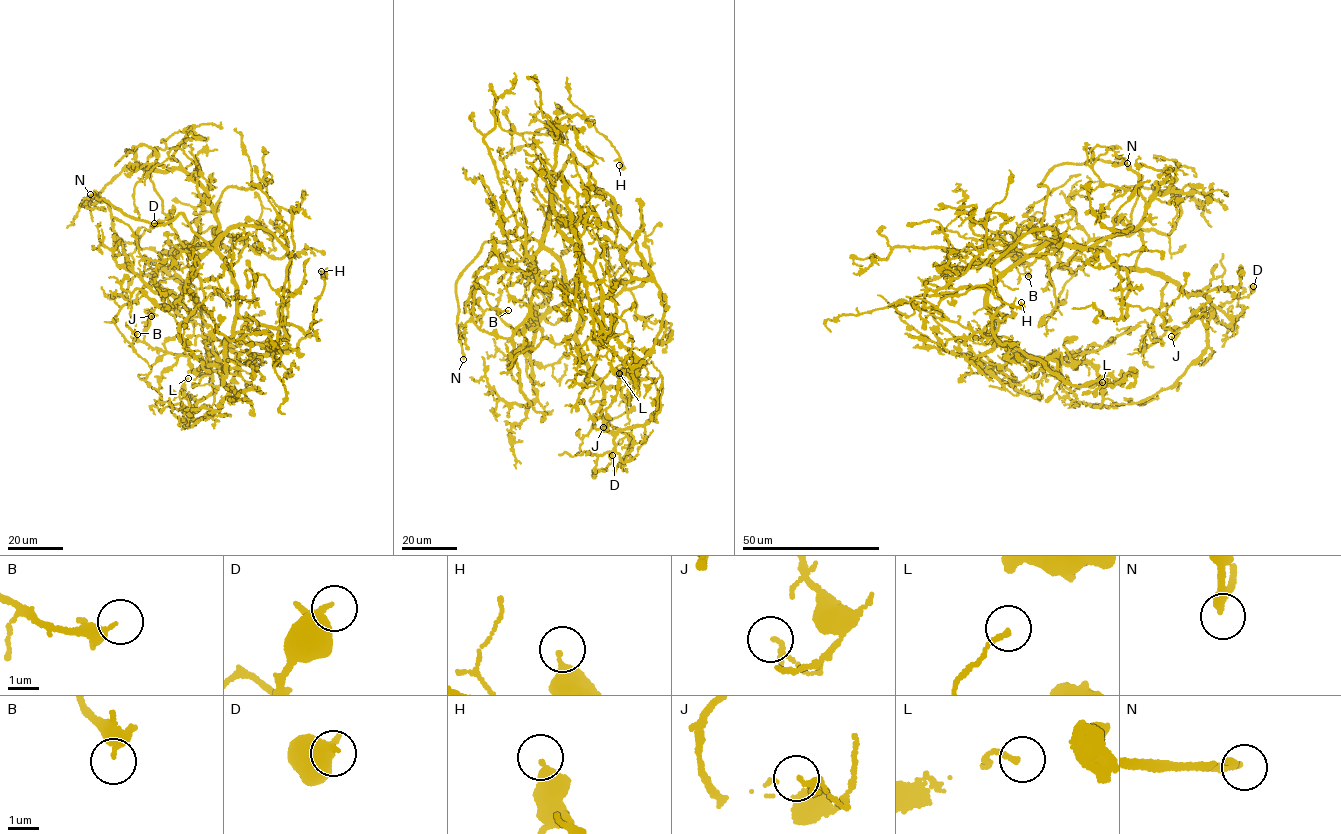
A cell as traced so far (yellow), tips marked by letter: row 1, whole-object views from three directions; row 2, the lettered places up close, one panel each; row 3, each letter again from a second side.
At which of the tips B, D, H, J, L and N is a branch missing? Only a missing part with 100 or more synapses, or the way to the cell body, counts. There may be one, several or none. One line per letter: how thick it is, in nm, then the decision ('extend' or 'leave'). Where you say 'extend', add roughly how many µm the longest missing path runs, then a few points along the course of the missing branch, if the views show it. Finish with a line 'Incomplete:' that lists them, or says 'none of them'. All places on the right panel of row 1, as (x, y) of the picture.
B: calibre 220 nm; leave
D: calibre 440 nm; leave
H: calibre 280 nm; leave
J: calibre 180 nm; leave
L: calibre 140 nm; leave
N: calibre 200 nm; extend; missing 110 µm; course (1127, 163), (1168, 167), (1185, 180), (1217, 188), (1228, 204), (1288, 200), (1301, 213), (1314, 209), (1322, 194)
Incomplete: N

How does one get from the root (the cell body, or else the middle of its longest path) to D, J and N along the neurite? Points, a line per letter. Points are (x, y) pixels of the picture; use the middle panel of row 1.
D: (543, 236), (579, 299), (577, 346), (615, 436), (594, 472), (612, 455)
J: (543, 236), (580, 301), (584, 380), (619, 375), (616, 400), (595, 420), (603, 427)
N: (543, 236), (538, 241), (523, 235), (509, 242), (483, 243), (476, 258), (457, 281), (457, 326), (463, 359)

